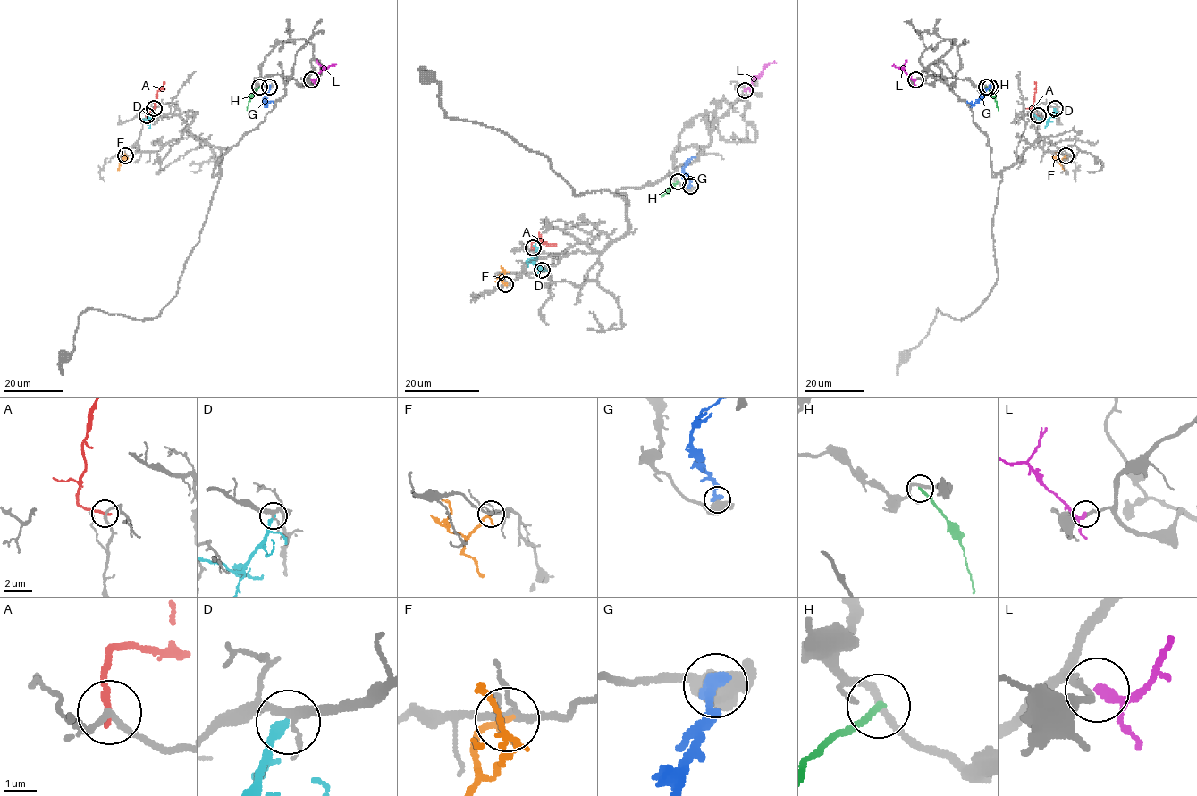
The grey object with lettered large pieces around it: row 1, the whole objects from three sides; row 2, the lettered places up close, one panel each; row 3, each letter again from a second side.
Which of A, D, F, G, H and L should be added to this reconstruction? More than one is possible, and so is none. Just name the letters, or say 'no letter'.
no letter

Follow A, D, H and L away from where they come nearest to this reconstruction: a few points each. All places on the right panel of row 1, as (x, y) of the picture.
A: (1038, 115), (1032, 113), (1036, 81)
D: (1055, 108), (1047, 121), (1032, 113)
H: (986, 87), (992, 93), (998, 109)
L: (915, 79), (893, 64)

